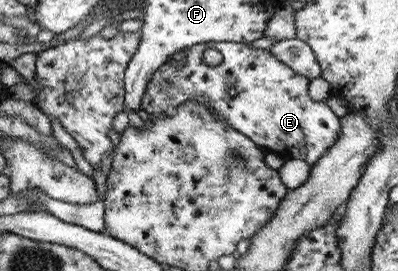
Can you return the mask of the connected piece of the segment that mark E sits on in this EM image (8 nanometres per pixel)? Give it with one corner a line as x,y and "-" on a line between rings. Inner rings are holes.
194,43
185,50
185,53
183,54
183,65
177,67
172,60
168,60
164,64
159,65
159,67
152,73
152,77
146,86
144,96
142,96
142,102
140,102
140,109
142,109
145,113
158,115
158,113
173,111
180,104
184,104
184,102
198,102
198,104
204,104
204,106
206,106
206,108
214,114
214,118
216,118
216,120
220,120
220,122
230,125
230,128
233,128
235,131
241,132
244,136
248,137
248,140
252,140
256,146
263,149
263,151
277,153
284,160
297,159
307,162
310,166
312,166
316,160
320,159
320,156
322,156
324,152
328,151
328,148
332,147
332,144
334,144
334,141
336,141
338,136
340,124
338,122
338,116
332,113
332,110
326,106
325,102
313,102
309,98
307,92
308,84
309,80
306,79
305,76
300,76
298,73
295,73
294,69
291,69
282,61
279,61
268,49
257,49
247,43
-
204,48
215,48
223,56
223,60
215,66
206,65
202,61
202,52
-
228,87
232,87
232,89
234,89
232,94
227,92
226,89
228,89

